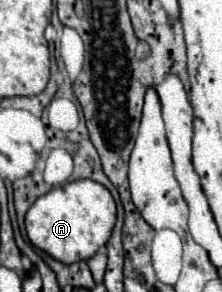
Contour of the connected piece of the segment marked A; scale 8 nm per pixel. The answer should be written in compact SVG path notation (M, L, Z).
M81 179L55 187L41 195L25 215L25 229L31 245L49 253L61 263L87 261L103 247L115 225L115 201L111 193L97 181Z

